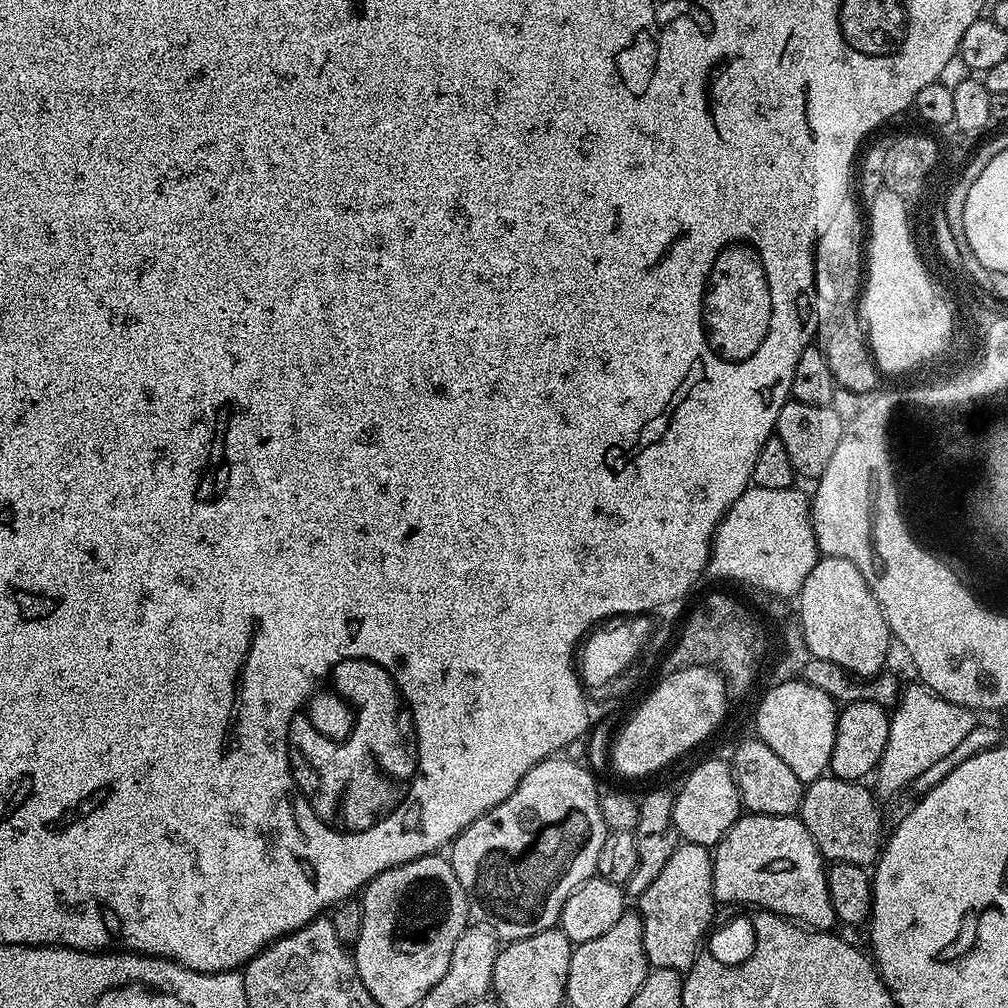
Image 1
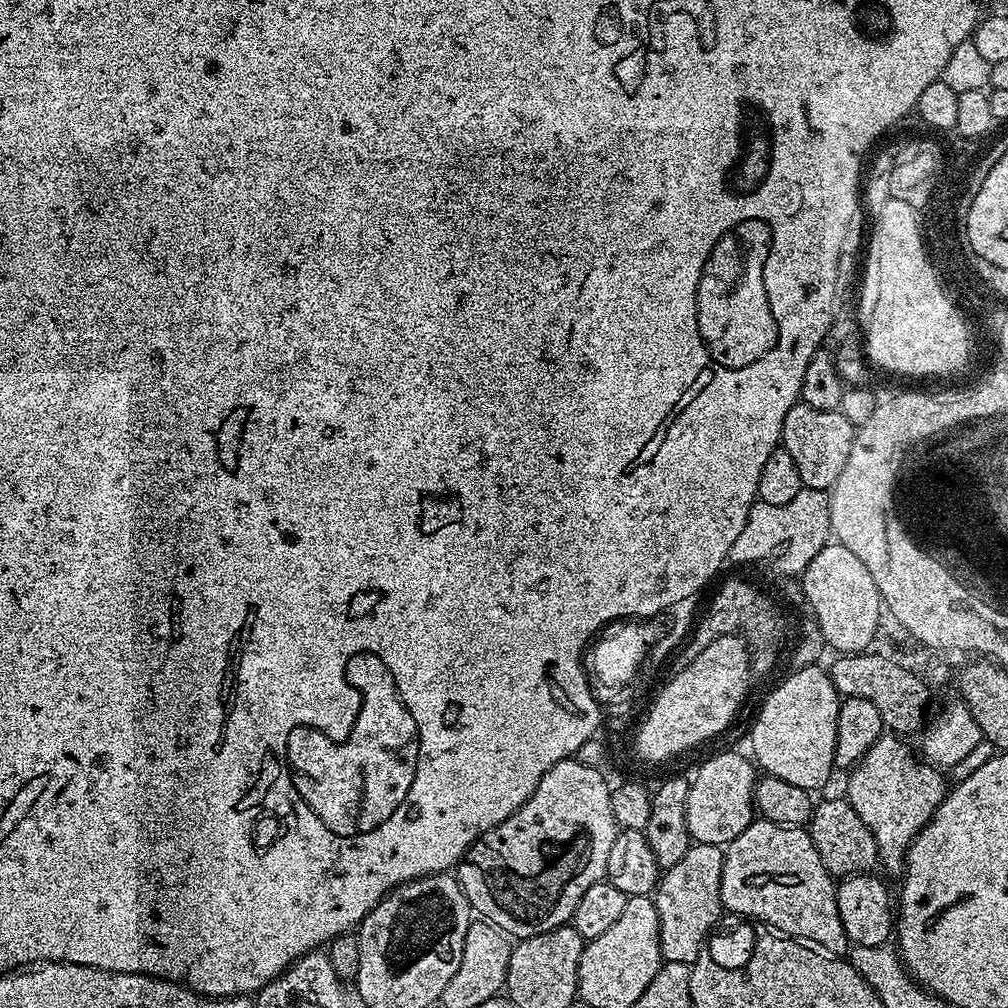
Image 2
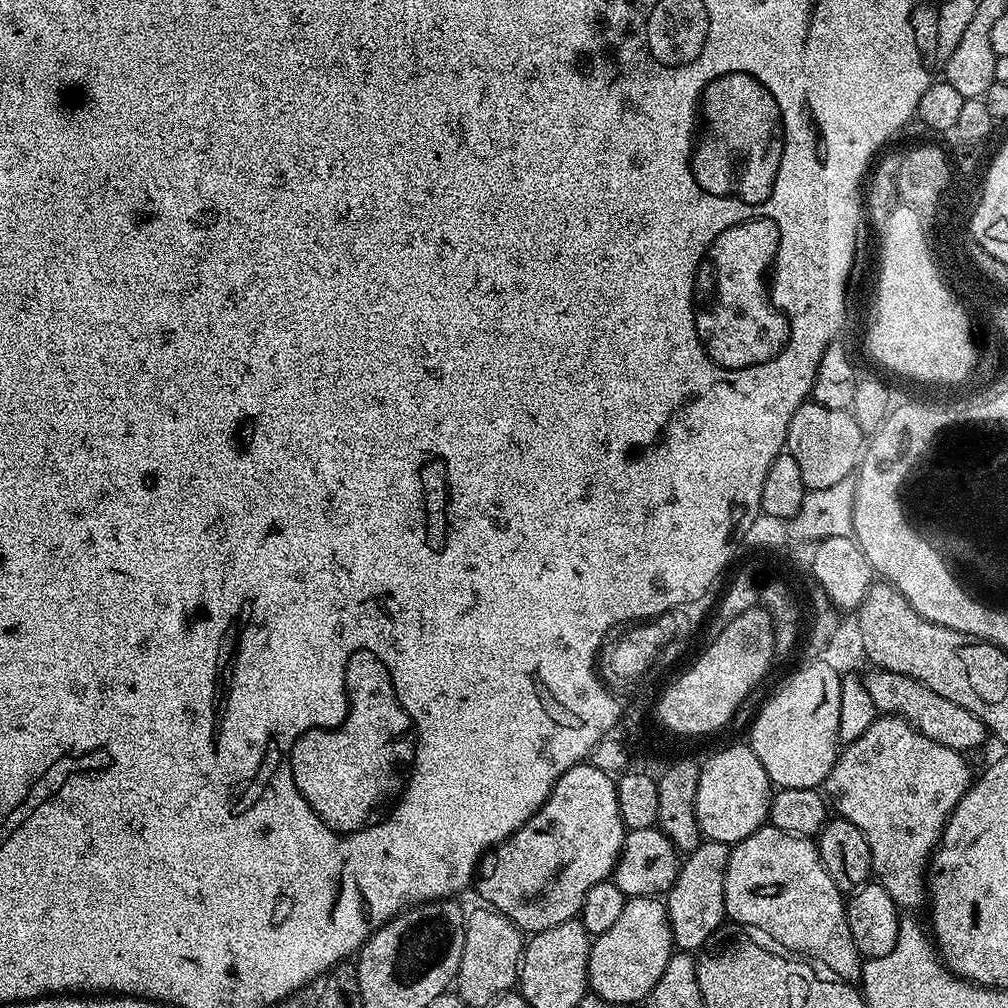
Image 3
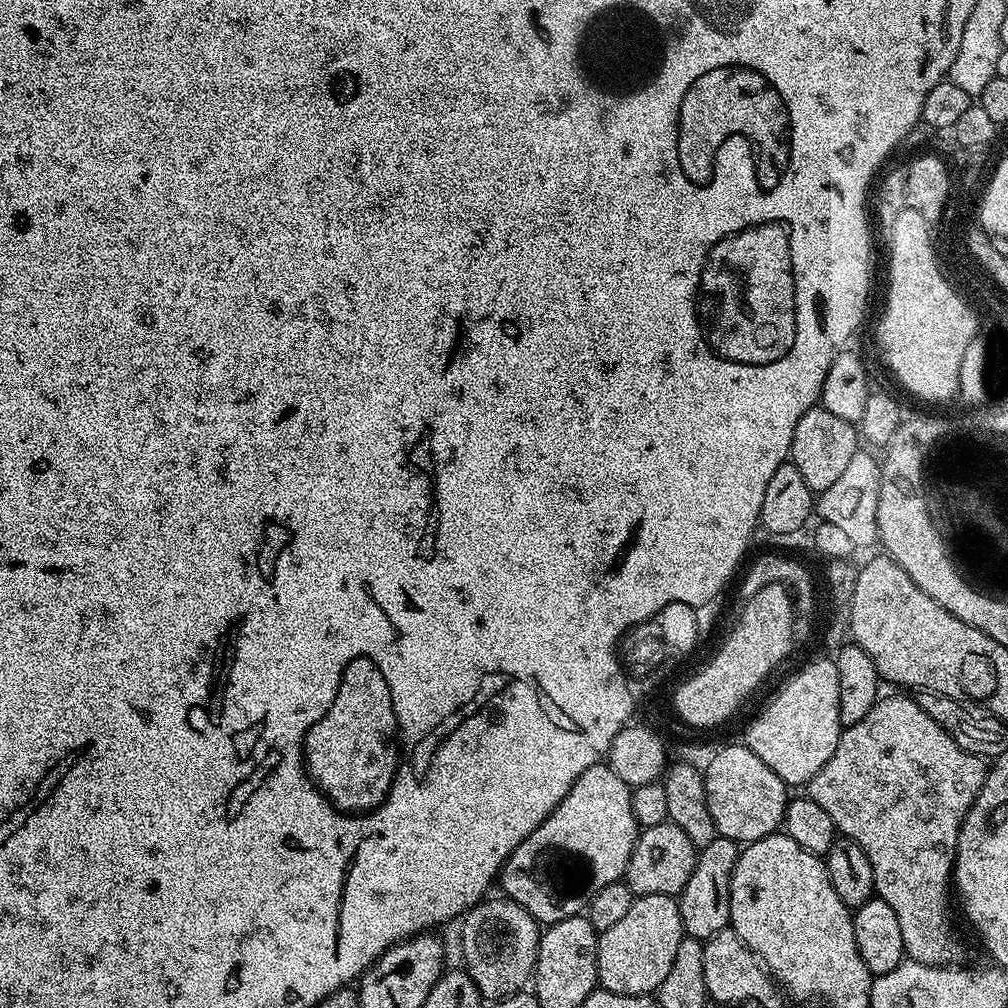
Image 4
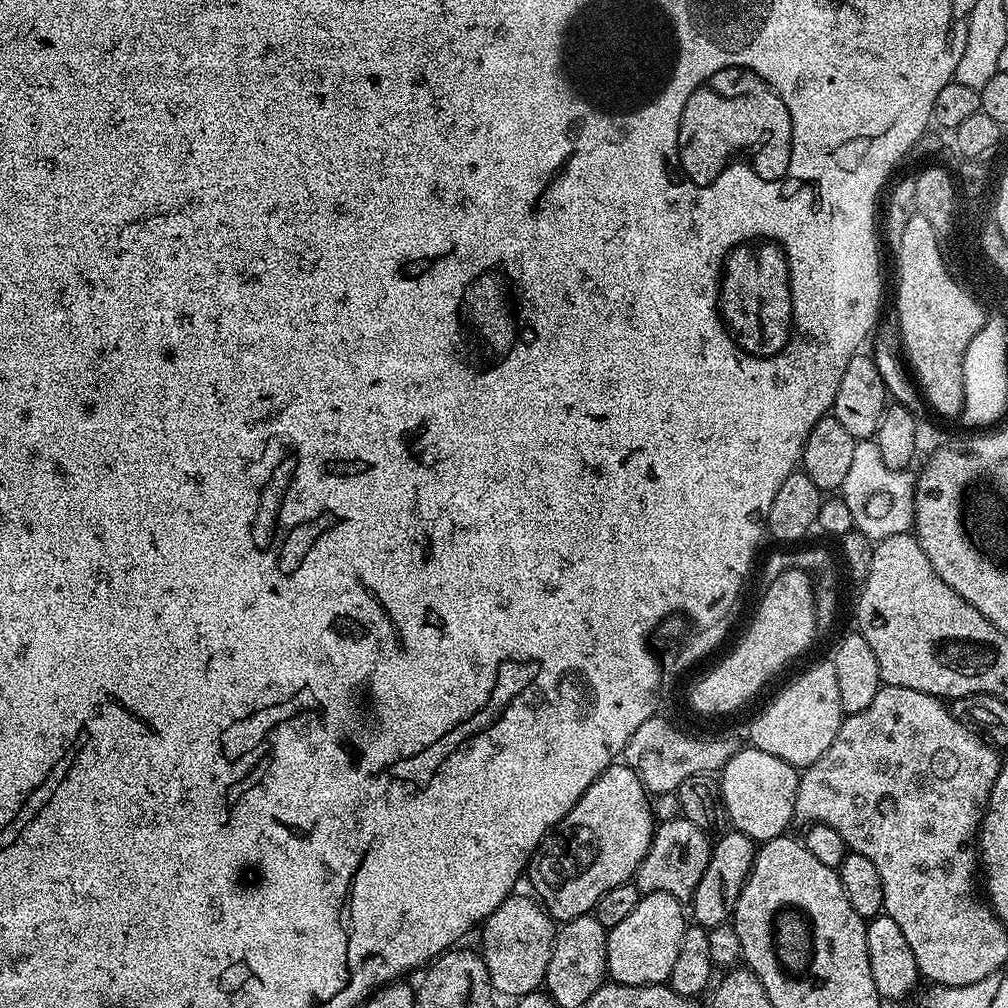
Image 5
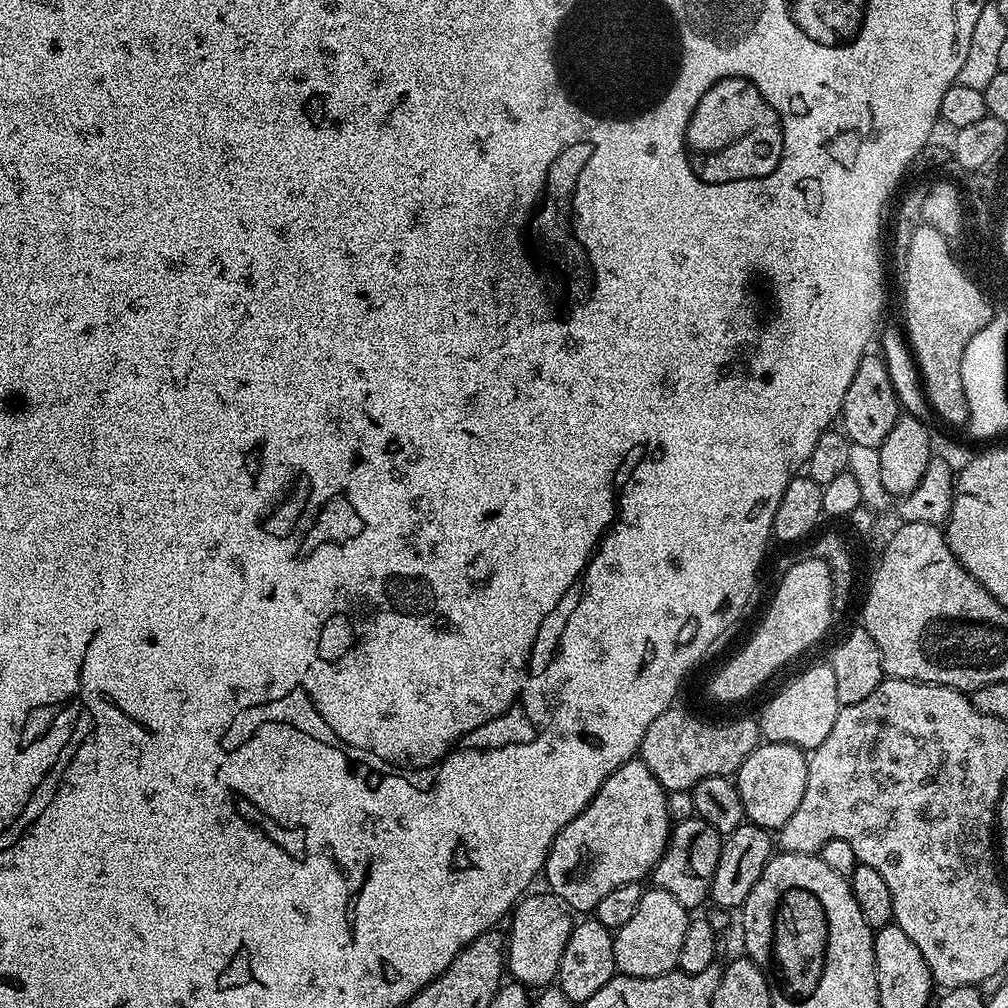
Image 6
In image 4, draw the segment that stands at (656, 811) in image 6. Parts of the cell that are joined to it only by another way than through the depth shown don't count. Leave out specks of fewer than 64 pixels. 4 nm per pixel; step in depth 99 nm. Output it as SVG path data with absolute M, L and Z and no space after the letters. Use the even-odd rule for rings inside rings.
M607 763L590 766L566 798L513 850L500 870L503 895L522 906L541 925L579 916L602 886L621 879L636 845L632 789Z

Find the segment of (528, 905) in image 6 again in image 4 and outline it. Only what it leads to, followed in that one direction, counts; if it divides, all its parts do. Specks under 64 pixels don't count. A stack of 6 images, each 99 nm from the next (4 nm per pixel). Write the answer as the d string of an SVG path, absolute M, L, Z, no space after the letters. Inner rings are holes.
M485 898L464 913L460 924L463 967L485 1001L495 1002L521 991L533 979L541 925L522 906L507 898Z

